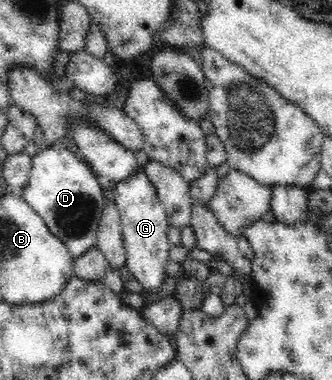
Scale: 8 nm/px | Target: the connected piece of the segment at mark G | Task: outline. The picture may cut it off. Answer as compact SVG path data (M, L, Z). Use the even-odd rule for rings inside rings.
M139 167L135 174L116 183L113 194L114 203L121 214L122 235L126 250L125 264L143 285L143 289L147 292L155 292L167 276L166 265L169 261L169 250L173 246L167 240L169 223L164 205L158 199L155 187L152 186L147 174L144 174L144 167Z

